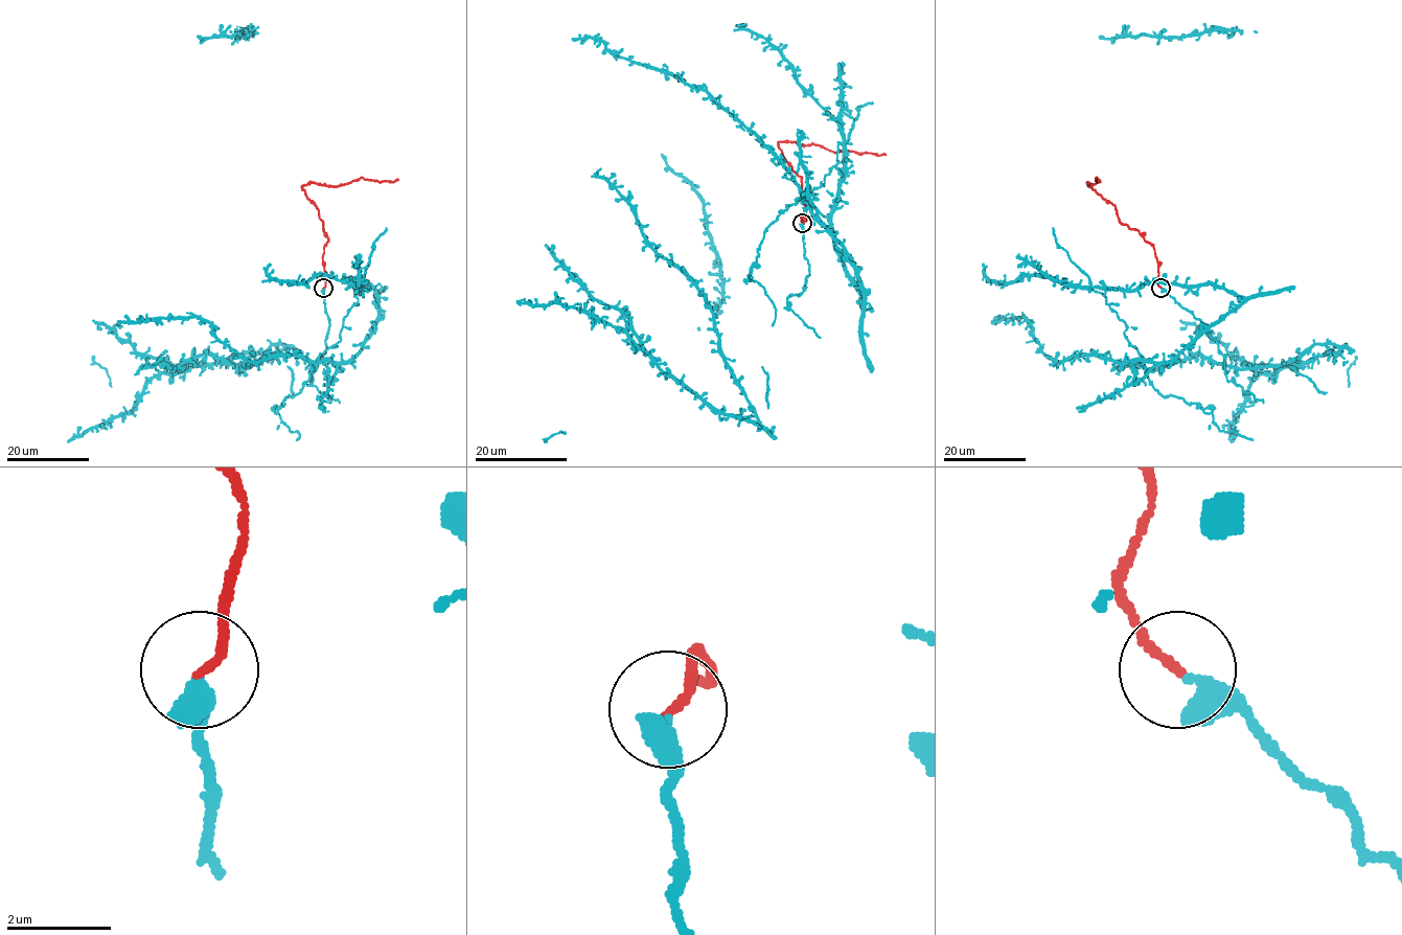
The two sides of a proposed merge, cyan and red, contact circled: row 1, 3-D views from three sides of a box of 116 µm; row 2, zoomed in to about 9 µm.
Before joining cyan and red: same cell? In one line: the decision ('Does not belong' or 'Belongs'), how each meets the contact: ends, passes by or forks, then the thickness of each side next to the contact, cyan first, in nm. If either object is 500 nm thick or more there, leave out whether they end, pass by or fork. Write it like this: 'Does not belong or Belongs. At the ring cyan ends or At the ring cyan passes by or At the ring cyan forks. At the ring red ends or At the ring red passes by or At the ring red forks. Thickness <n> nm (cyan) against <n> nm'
Belongs. At the ring cyan ends. At the ring red ends. Thickness 440 nm (cyan) against 160 nm

